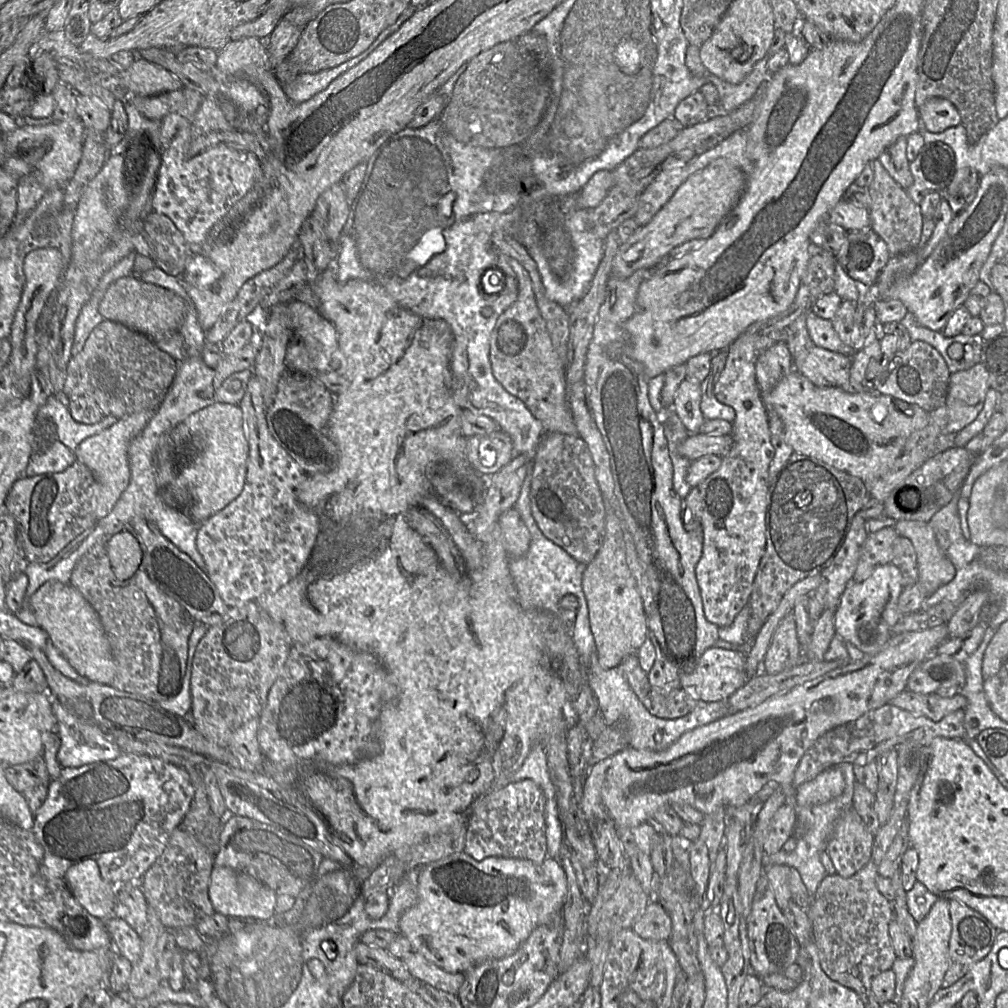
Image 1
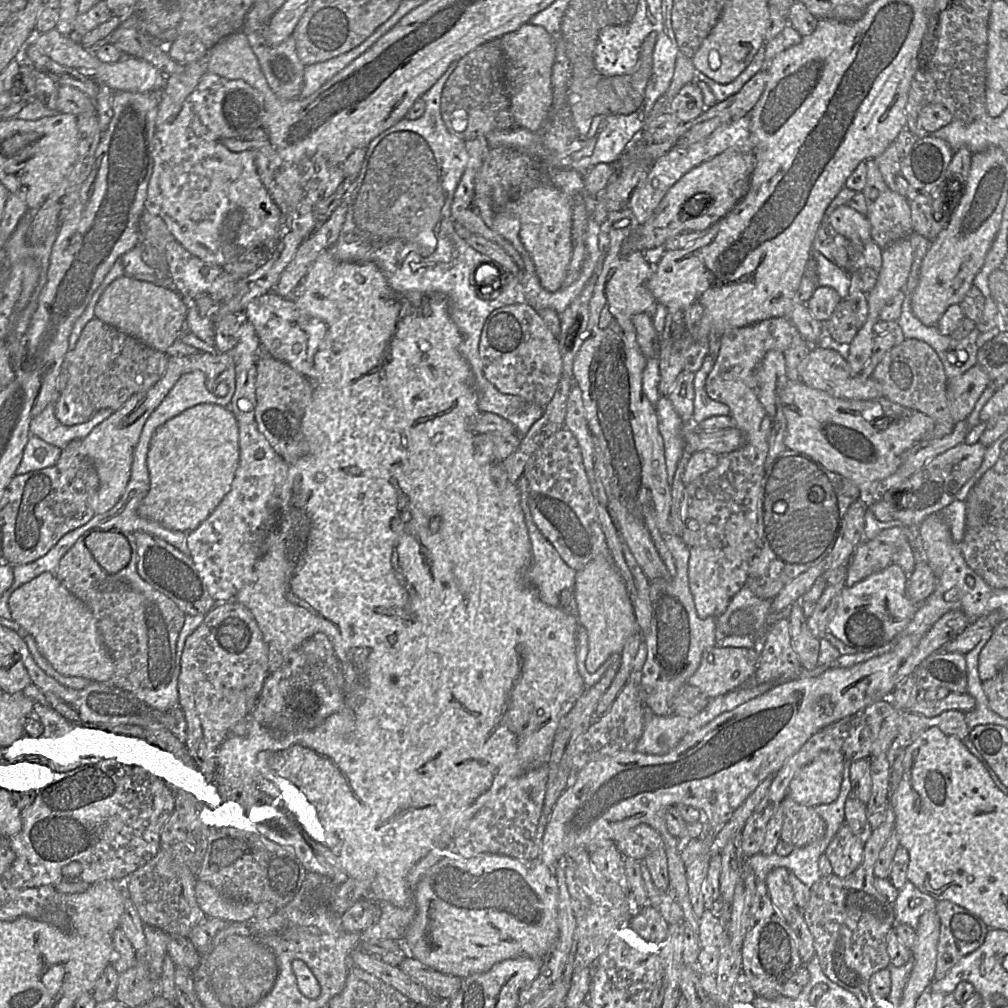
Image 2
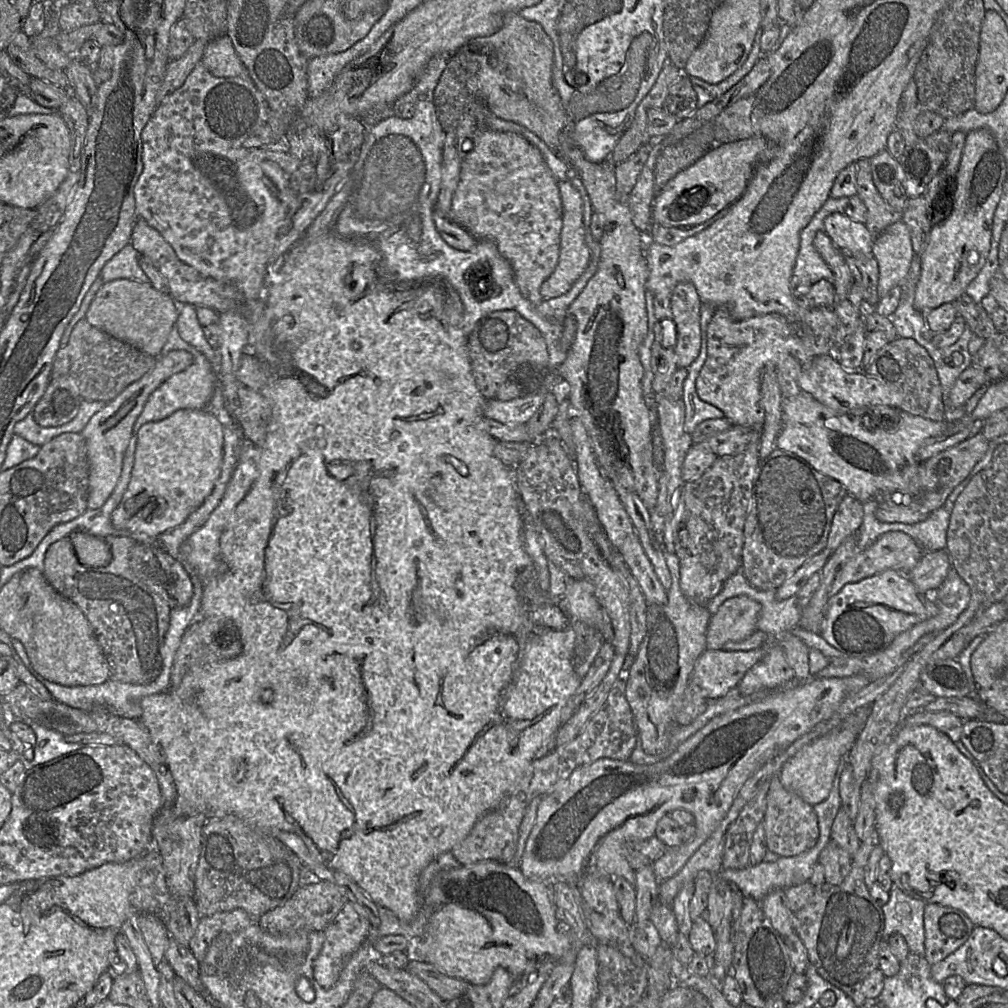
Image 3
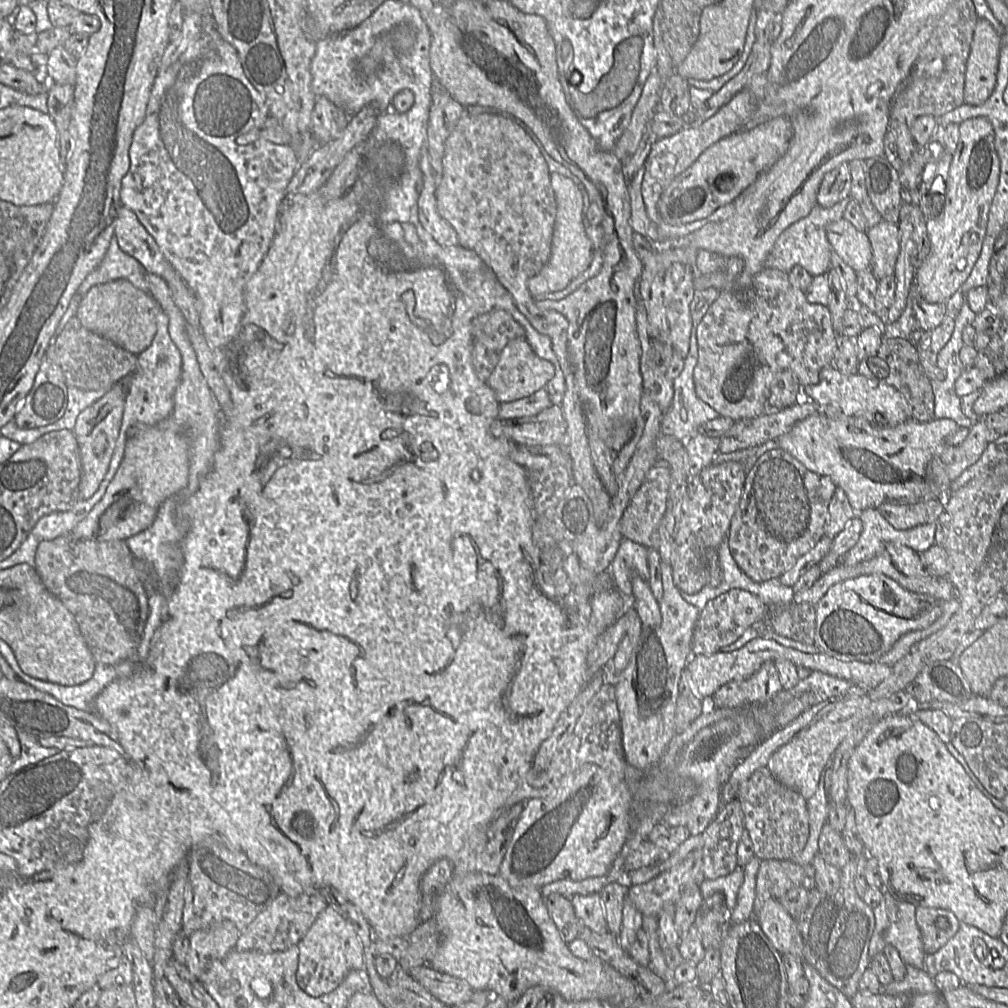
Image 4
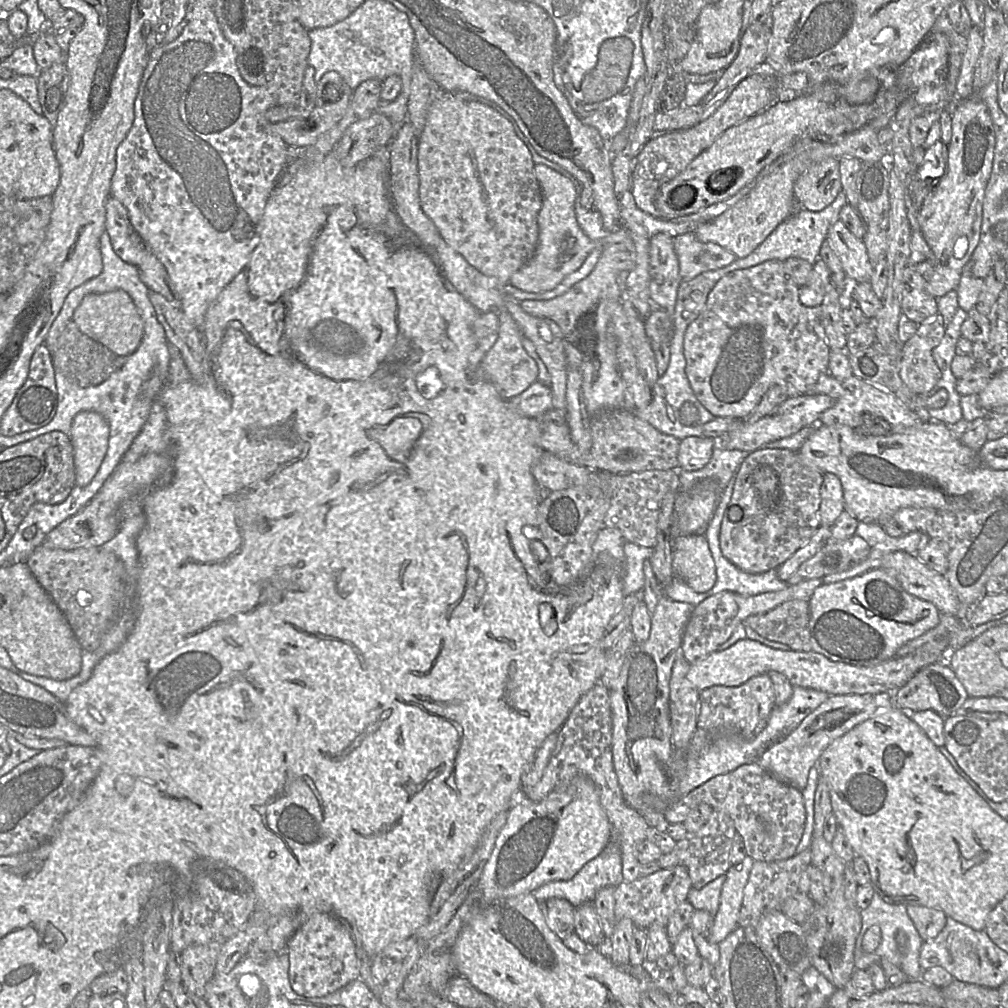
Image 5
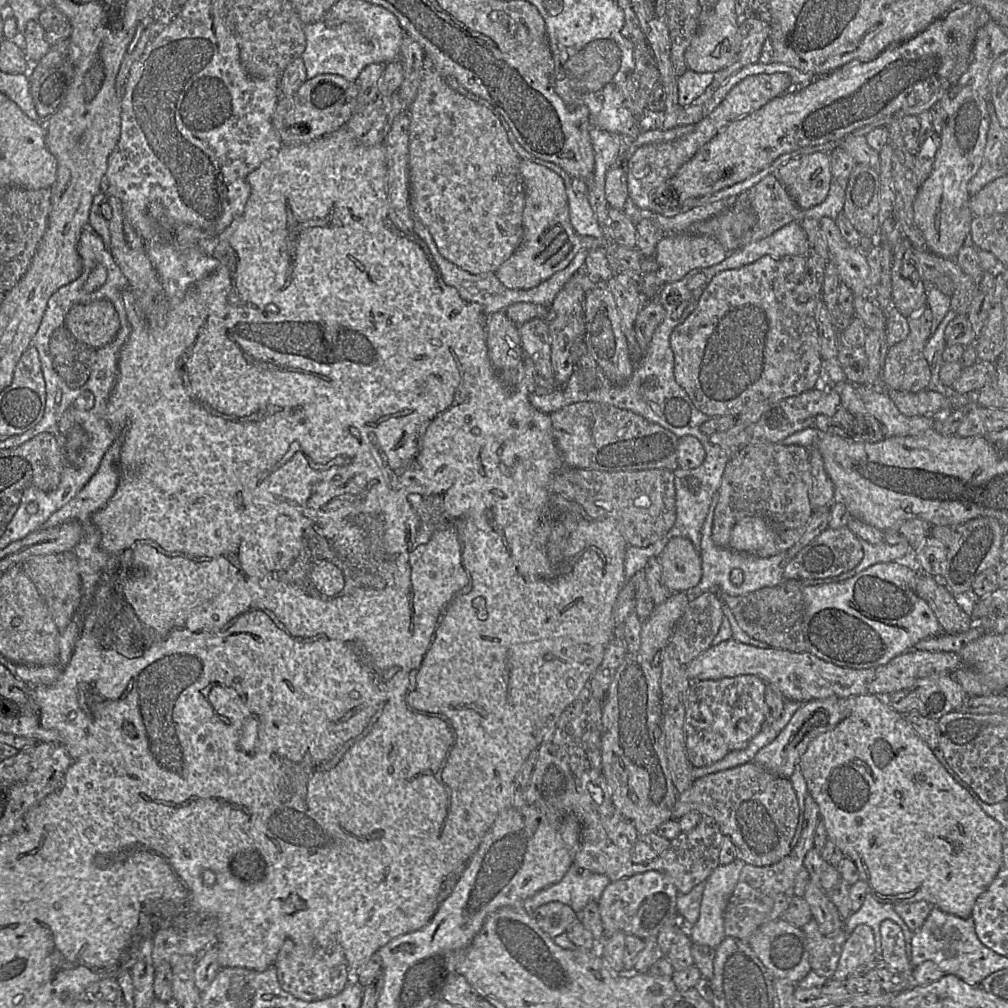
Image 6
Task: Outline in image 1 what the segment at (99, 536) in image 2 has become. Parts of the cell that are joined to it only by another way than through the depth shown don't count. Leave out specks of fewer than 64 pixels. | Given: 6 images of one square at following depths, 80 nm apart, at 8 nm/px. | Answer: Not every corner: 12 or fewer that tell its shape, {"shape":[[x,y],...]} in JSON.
{"shape":[[131,533],[111,535],[105,550],[118,579],[138,570],[142,550]]}

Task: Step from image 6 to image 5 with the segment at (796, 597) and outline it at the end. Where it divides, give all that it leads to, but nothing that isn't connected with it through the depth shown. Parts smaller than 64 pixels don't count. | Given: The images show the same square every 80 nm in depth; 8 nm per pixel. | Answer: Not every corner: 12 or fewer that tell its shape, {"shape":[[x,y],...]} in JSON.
{"shape":[[790,600],[744,625],[794,651],[812,650],[809,604]]}

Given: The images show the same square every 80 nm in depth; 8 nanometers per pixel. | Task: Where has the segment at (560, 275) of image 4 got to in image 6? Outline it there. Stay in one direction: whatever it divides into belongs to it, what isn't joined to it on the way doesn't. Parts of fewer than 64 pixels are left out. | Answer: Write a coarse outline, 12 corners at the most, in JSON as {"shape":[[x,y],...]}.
{"shape":[[526,159],[524,237],[496,270],[527,290],[582,247],[560,175]]}

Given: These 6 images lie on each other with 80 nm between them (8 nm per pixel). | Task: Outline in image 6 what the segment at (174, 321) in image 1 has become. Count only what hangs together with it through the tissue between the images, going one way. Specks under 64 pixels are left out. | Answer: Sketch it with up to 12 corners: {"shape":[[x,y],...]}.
{"shape":[[111,302],[73,306],[65,327],[100,349],[115,339],[120,319]]}

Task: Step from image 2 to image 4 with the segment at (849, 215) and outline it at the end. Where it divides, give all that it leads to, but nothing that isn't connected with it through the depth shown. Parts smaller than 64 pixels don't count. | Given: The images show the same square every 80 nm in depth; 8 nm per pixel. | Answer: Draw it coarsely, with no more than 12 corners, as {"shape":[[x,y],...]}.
{"shape":[[827,226],[832,250],[857,274],[872,269],[867,232]]}

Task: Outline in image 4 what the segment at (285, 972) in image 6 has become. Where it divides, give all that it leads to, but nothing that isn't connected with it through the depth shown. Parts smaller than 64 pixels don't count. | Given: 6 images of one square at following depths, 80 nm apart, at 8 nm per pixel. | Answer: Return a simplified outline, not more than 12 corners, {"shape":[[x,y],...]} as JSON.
{"shape":[[334,907],[298,943],[298,985],[317,997],[364,968],[353,924]]}

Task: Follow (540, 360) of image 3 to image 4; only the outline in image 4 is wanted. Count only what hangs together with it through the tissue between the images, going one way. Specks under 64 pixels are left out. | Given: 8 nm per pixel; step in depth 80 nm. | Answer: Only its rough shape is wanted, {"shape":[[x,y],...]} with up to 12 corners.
{"shape":[[494,310],[472,322],[472,364],[487,382],[501,351],[525,329]]}

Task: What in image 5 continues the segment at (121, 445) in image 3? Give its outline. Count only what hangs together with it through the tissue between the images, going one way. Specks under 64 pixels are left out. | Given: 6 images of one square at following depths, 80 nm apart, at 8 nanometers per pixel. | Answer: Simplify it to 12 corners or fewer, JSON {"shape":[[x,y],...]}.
{"shape":[[101,414],[75,416],[70,439],[77,486],[106,457],[110,426]]}

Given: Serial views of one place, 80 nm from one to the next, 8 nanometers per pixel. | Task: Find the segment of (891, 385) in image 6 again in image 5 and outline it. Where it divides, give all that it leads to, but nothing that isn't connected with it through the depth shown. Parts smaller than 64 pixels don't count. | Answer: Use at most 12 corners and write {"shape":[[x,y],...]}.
{"shape":[[937,315],[902,345],[899,375],[916,395],[942,377],[933,350],[947,326]]}

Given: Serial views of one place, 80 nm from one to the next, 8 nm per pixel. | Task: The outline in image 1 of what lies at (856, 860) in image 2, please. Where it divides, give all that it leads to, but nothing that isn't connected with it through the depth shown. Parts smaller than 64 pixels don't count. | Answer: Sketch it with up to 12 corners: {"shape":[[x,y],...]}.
{"shape":[[853,807],[837,819],[827,852],[848,878],[869,861],[874,834]]}

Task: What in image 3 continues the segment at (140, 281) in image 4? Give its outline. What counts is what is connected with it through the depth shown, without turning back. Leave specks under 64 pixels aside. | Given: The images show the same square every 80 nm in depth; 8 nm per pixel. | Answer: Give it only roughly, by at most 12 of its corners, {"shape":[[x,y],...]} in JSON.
{"shape":[[131,244],[104,265],[98,279],[148,283]]}

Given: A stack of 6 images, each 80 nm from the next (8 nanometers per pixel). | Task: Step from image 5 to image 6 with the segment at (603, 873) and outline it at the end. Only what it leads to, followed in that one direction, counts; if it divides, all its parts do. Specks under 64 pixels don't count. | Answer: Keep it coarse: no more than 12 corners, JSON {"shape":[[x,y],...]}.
{"shape":[[572,865],[559,882],[527,898],[532,914],[561,902],[579,913],[611,882]]}

